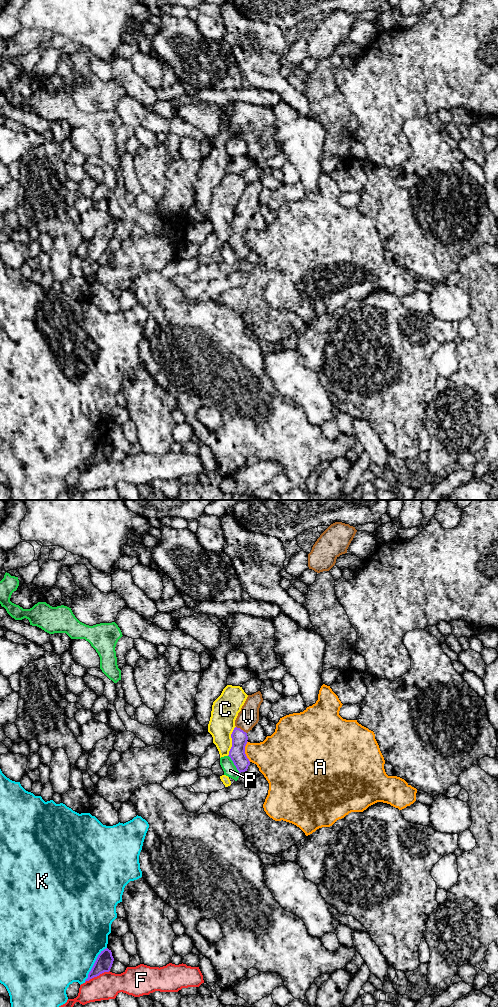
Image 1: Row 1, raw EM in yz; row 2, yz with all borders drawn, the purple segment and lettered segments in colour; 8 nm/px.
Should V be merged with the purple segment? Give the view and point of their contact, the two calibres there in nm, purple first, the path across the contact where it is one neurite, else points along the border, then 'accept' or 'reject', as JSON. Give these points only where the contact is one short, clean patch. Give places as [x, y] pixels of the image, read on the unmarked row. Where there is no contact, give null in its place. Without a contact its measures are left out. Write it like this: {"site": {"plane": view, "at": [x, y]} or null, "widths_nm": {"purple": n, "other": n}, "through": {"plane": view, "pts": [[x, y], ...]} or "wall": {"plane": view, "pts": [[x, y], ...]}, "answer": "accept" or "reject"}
{"site": {"plane": "yz", "at": [240, 217]}, "widths_nm": {"purple": 130, "other": 170}, "through": {"plane": "yz", "pts": [[237, 242], [240, 217], [248, 205]]}, "answer": "accept"}

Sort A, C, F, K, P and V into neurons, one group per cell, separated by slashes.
A / C / F / K / P / V

